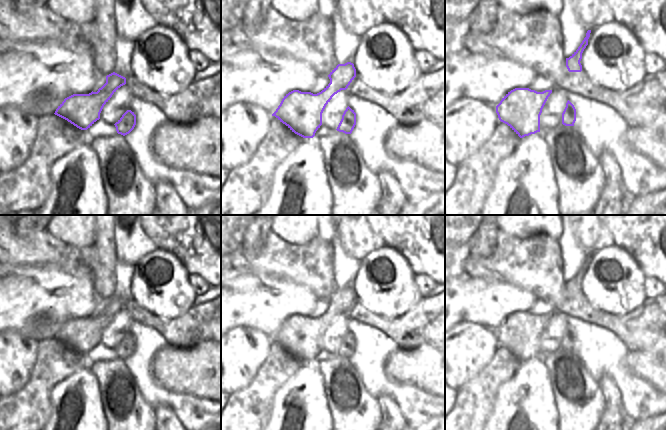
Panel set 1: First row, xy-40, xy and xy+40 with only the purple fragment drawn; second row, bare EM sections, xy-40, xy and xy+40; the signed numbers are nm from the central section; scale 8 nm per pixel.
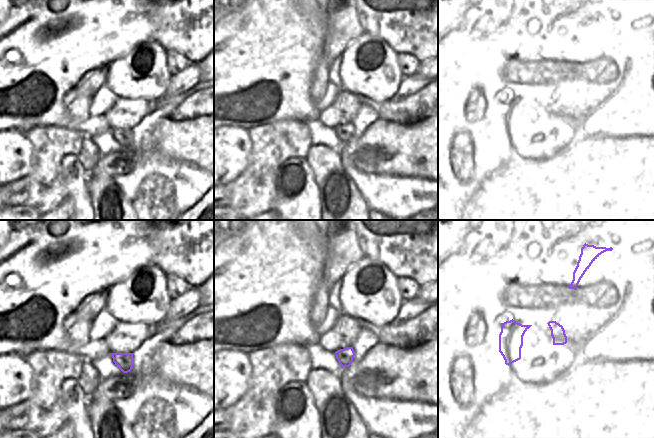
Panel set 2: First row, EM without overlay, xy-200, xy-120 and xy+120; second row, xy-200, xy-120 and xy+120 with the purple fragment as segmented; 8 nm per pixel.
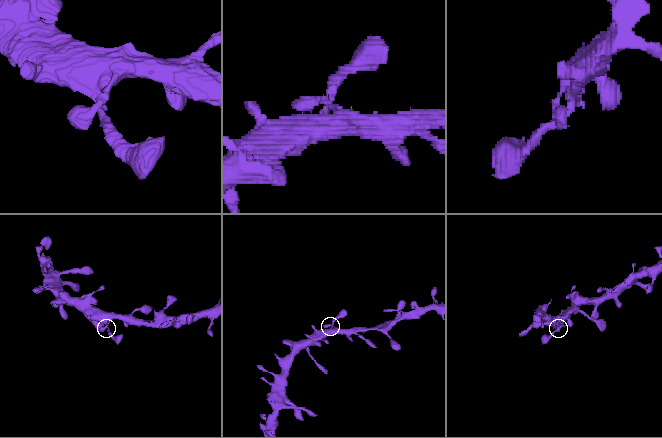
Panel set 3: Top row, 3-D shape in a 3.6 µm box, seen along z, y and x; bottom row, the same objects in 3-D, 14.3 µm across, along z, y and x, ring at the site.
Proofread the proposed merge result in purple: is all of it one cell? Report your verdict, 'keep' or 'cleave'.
keep

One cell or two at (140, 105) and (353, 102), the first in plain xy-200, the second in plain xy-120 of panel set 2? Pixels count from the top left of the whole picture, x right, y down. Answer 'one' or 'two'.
one

